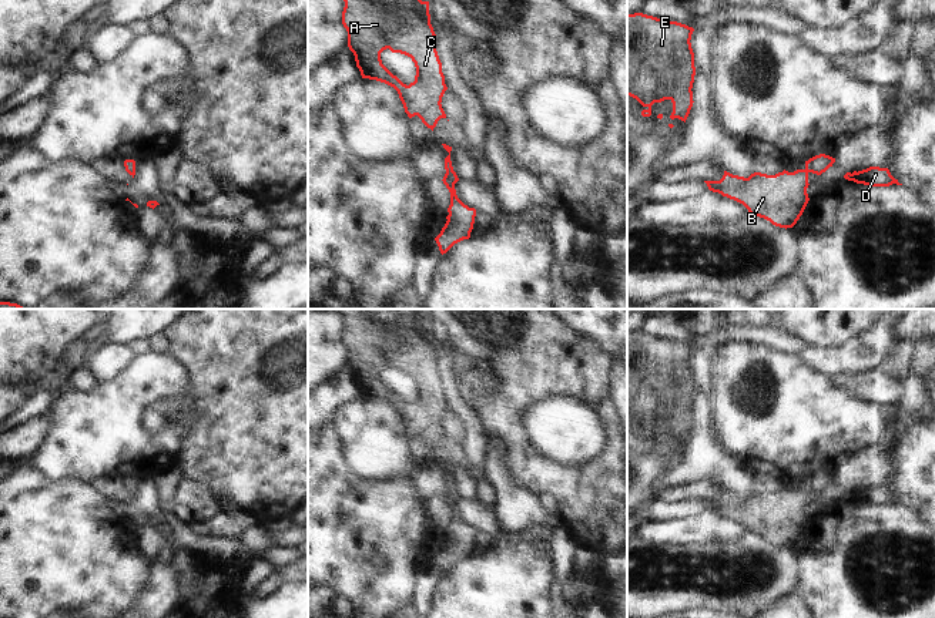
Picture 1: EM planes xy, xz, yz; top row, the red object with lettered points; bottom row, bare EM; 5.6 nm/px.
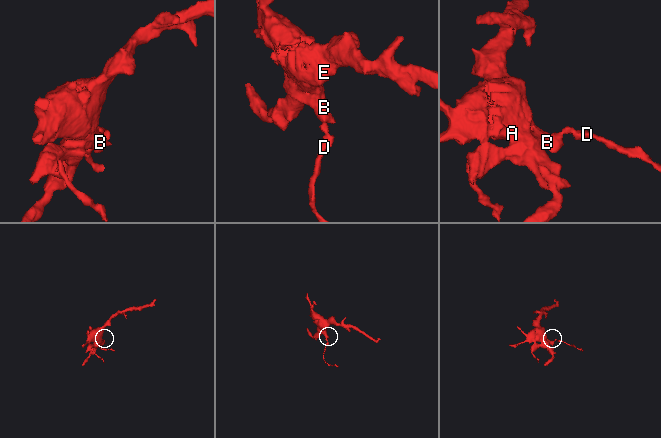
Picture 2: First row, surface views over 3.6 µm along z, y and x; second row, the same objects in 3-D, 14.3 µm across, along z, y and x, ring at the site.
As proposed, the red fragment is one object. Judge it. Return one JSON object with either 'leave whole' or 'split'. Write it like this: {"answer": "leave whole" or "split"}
{"answer": "leave whole"}

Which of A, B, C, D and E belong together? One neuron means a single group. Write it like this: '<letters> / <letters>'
A B C D E

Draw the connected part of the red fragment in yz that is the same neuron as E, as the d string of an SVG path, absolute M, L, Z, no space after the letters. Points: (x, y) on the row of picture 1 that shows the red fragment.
M627 14L627 95L644 107L643 117L651 115L654 103L670 100L670 118L686 122L694 103L693 31L677 21Z

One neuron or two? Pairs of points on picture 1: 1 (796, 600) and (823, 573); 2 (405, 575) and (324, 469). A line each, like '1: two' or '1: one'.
1: two
2: one

